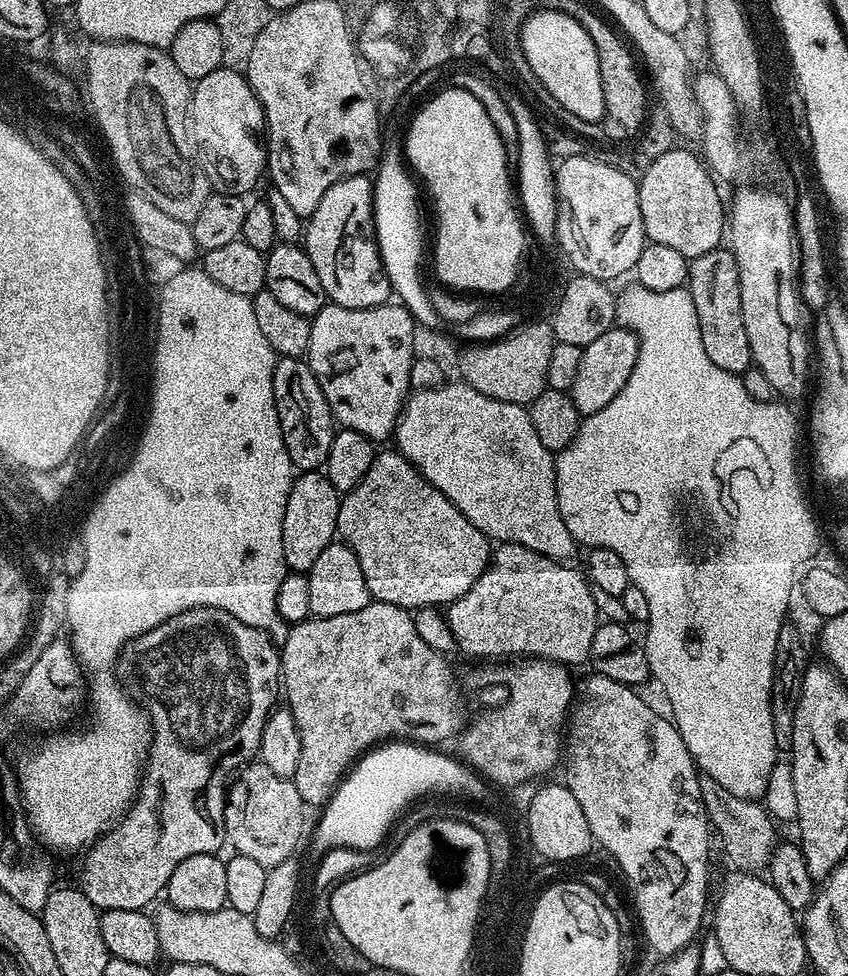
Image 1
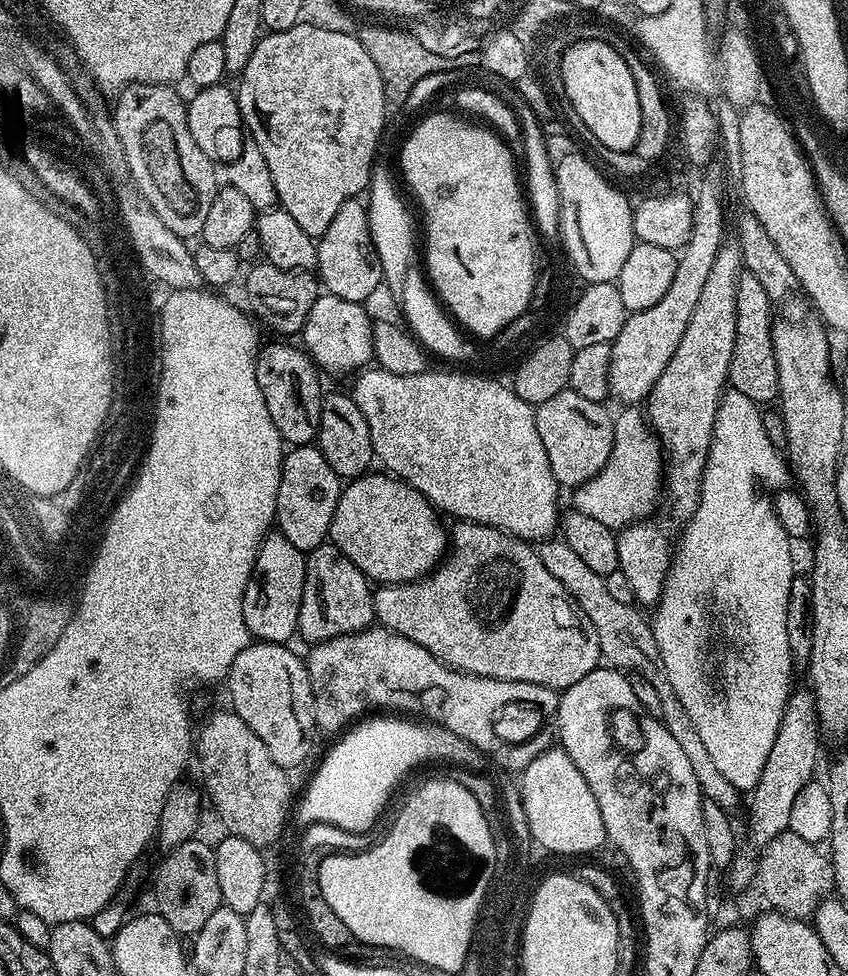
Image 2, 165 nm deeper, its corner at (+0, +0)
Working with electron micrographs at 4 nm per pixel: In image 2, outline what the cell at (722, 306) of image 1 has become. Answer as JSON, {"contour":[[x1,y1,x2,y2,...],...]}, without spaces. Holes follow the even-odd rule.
{"contour":[[747,270,741,271,736,283,736,337,734,338,734,354,730,358,728,384,731,391,746,394,758,406,768,406,778,396,778,370,772,345,772,320,774,305,768,299,766,290,762,290,762,282,754,278]]}

